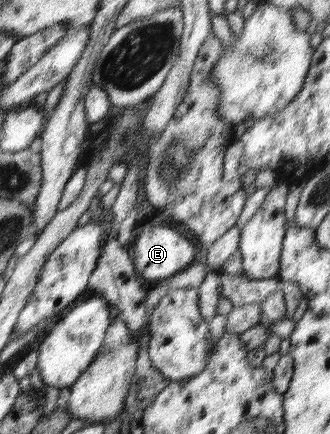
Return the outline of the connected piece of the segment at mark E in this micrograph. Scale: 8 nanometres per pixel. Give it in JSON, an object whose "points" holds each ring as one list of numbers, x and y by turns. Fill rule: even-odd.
{"points":[[144,222,144,228,137,238,133,252,135,253,135,268,140,280,157,280,162,283,167,277,173,276,175,273,182,271,190,266,193,262,193,254,195,254,195,246,181,235,177,230,167,226,151,226,145,228,147,224]]}

